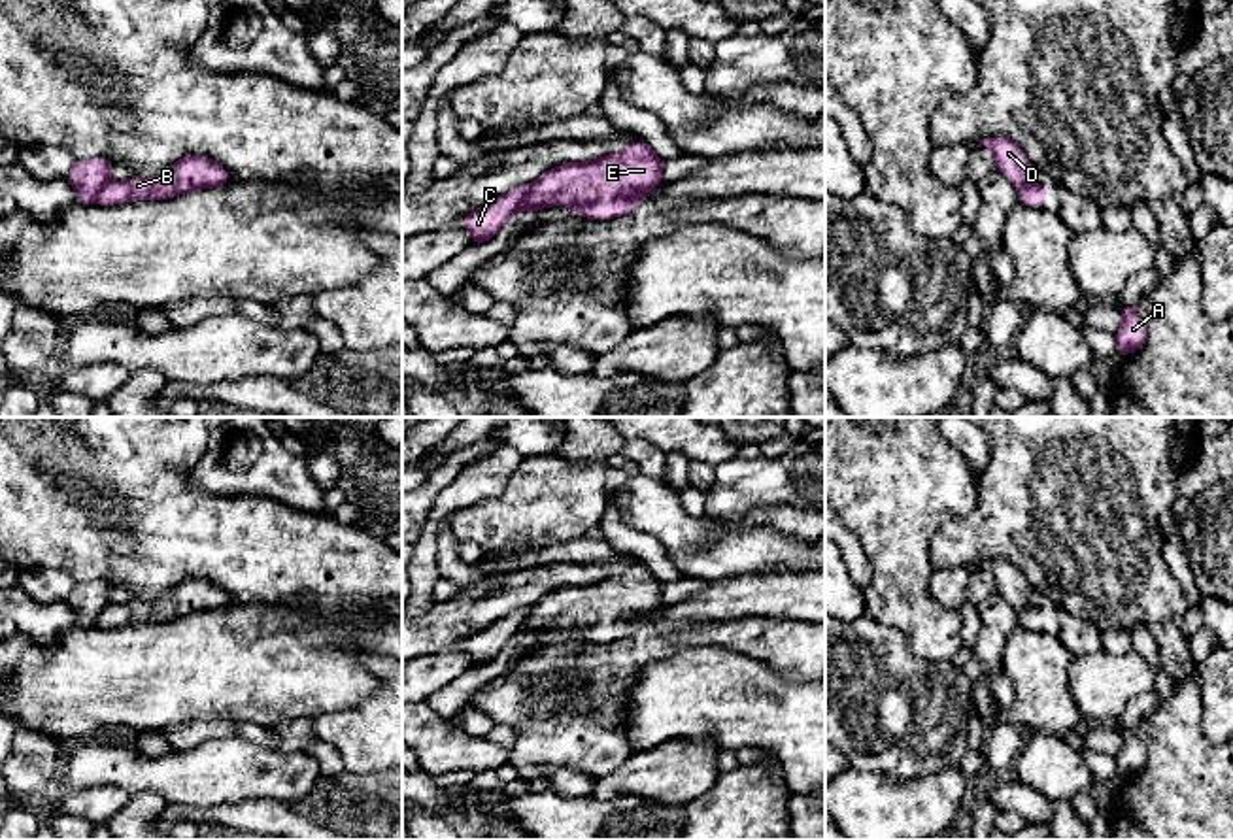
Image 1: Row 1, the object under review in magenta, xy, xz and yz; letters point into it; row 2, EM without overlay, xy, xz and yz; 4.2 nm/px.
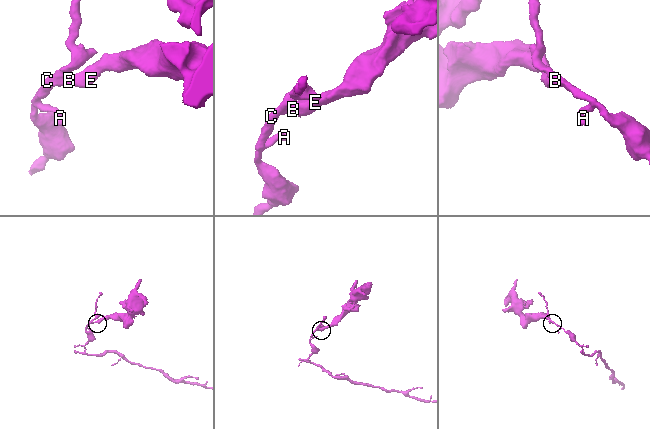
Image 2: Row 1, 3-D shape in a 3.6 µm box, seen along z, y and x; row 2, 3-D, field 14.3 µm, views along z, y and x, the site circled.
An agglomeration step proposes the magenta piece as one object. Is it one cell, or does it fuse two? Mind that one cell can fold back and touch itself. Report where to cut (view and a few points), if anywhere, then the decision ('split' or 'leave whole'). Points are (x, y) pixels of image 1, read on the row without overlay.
cut in xz along (531, 608), (520, 631); split

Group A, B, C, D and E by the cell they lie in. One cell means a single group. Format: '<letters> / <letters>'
A C D / B E

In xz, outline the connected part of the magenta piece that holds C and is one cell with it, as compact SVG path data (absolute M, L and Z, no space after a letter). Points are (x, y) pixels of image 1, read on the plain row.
M531 608L517 610L466 636L463 649L470 655L472 666L489 664L506 642L521 632L529 612Z

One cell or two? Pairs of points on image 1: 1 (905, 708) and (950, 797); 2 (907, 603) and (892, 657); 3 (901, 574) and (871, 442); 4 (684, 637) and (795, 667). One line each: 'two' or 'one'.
1: two
2: two
3: one
4: one

